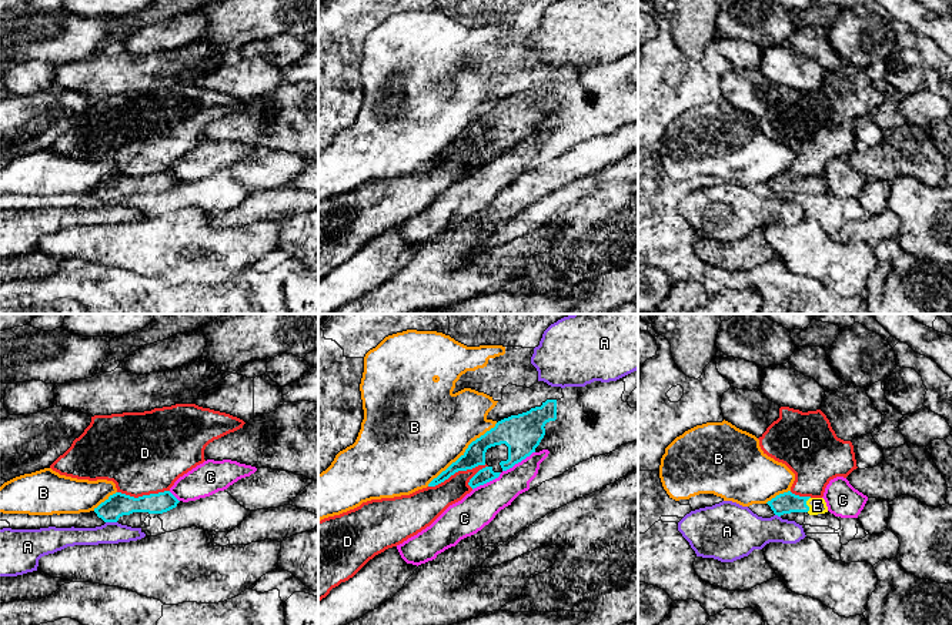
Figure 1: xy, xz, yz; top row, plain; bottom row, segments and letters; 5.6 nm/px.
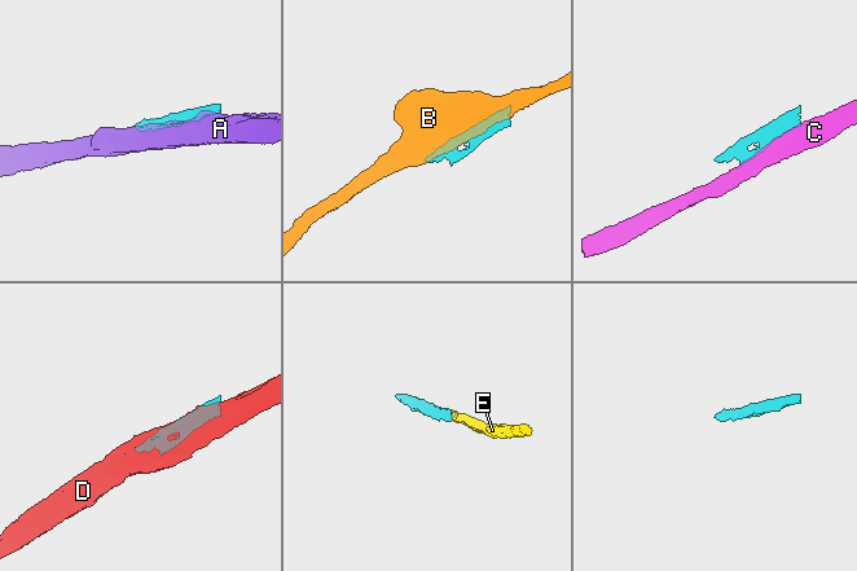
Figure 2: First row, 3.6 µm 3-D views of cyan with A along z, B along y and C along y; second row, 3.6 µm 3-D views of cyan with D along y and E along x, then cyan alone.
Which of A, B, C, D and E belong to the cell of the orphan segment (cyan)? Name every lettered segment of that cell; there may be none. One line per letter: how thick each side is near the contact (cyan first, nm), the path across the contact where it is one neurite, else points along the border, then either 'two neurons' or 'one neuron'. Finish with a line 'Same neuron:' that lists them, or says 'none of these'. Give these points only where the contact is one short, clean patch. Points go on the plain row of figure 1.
A: 130 nm thick on the cyan side, 130 nm on the other; two neurons
B: 120 nm thick on the cyan side, 480 nm on the other; two neurons
C: 220 nm thick on the cyan side, 200 nm on the other; two neurons
D: 120 nm thick on the cyan side, 190 nm on the other; two neurons
E: 120 nm thick on the cyan side, 100 nm on the other; runs through yz (787, 183), (805, 184), (817, 186); one neuron
Same neuron: E

